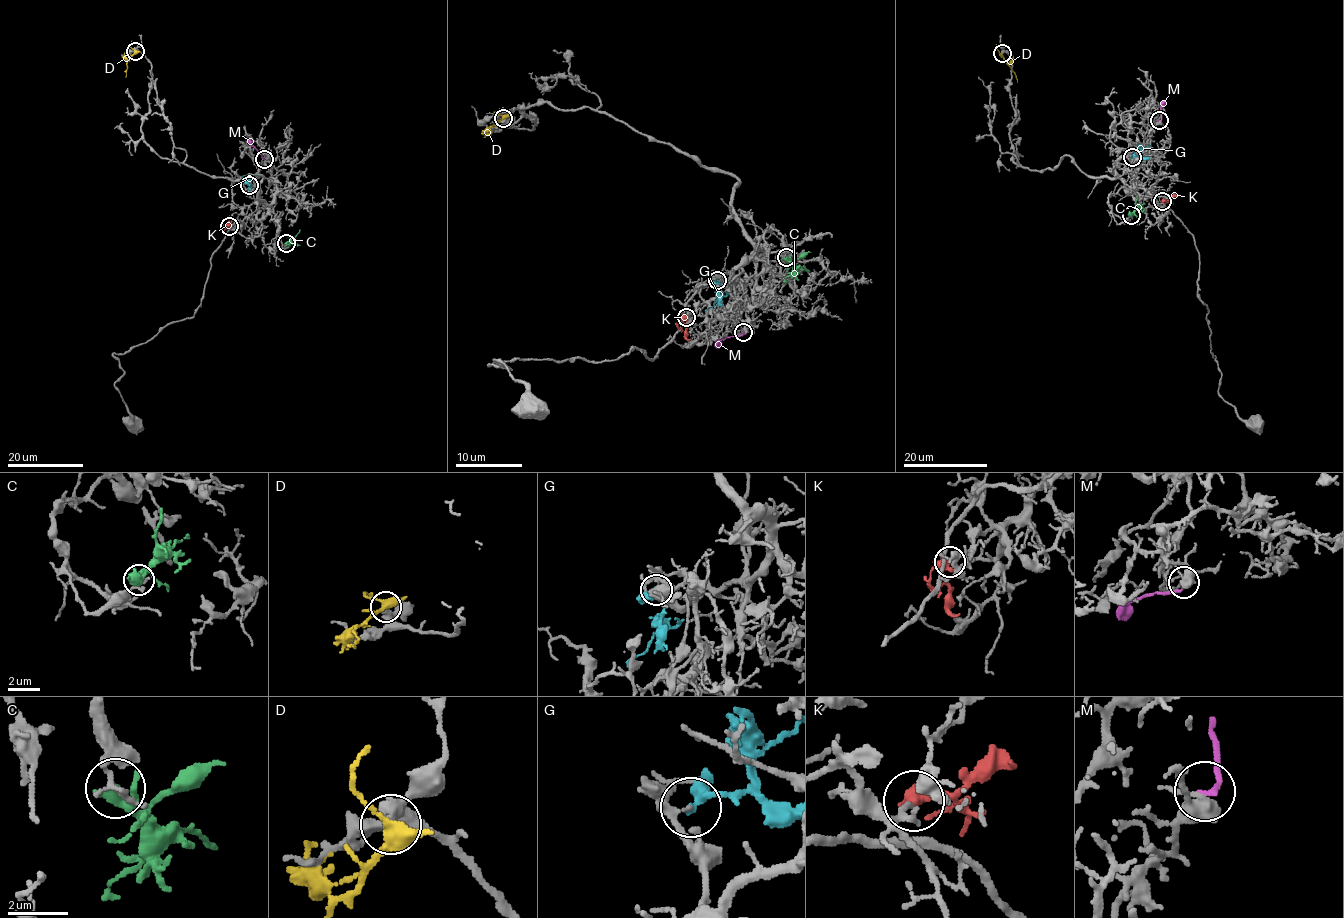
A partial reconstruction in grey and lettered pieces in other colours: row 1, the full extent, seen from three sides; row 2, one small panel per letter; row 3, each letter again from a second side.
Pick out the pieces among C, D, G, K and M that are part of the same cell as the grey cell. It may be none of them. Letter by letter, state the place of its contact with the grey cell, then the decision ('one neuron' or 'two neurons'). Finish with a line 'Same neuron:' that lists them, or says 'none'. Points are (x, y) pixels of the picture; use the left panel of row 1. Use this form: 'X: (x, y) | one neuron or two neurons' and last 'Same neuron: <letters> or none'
C: (286, 243) | two neurons
D: (135, 51) | two neurons
G: (249, 185) | two neurons
K: (229, 226) | one neuron
M: (264, 159) | two neurons
Same neuron: K

